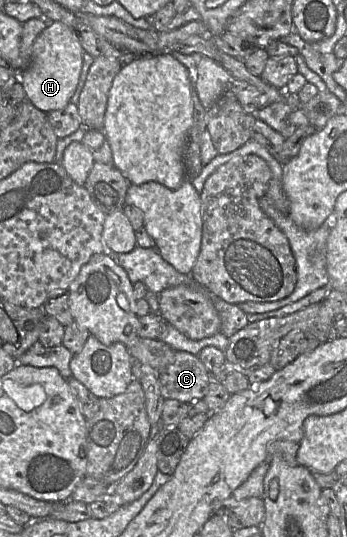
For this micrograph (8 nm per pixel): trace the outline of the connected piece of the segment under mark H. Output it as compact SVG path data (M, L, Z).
M54 21L34 42L28 67L19 76L26 98L44 113L64 109L74 95L82 70L84 49L69 26Z

